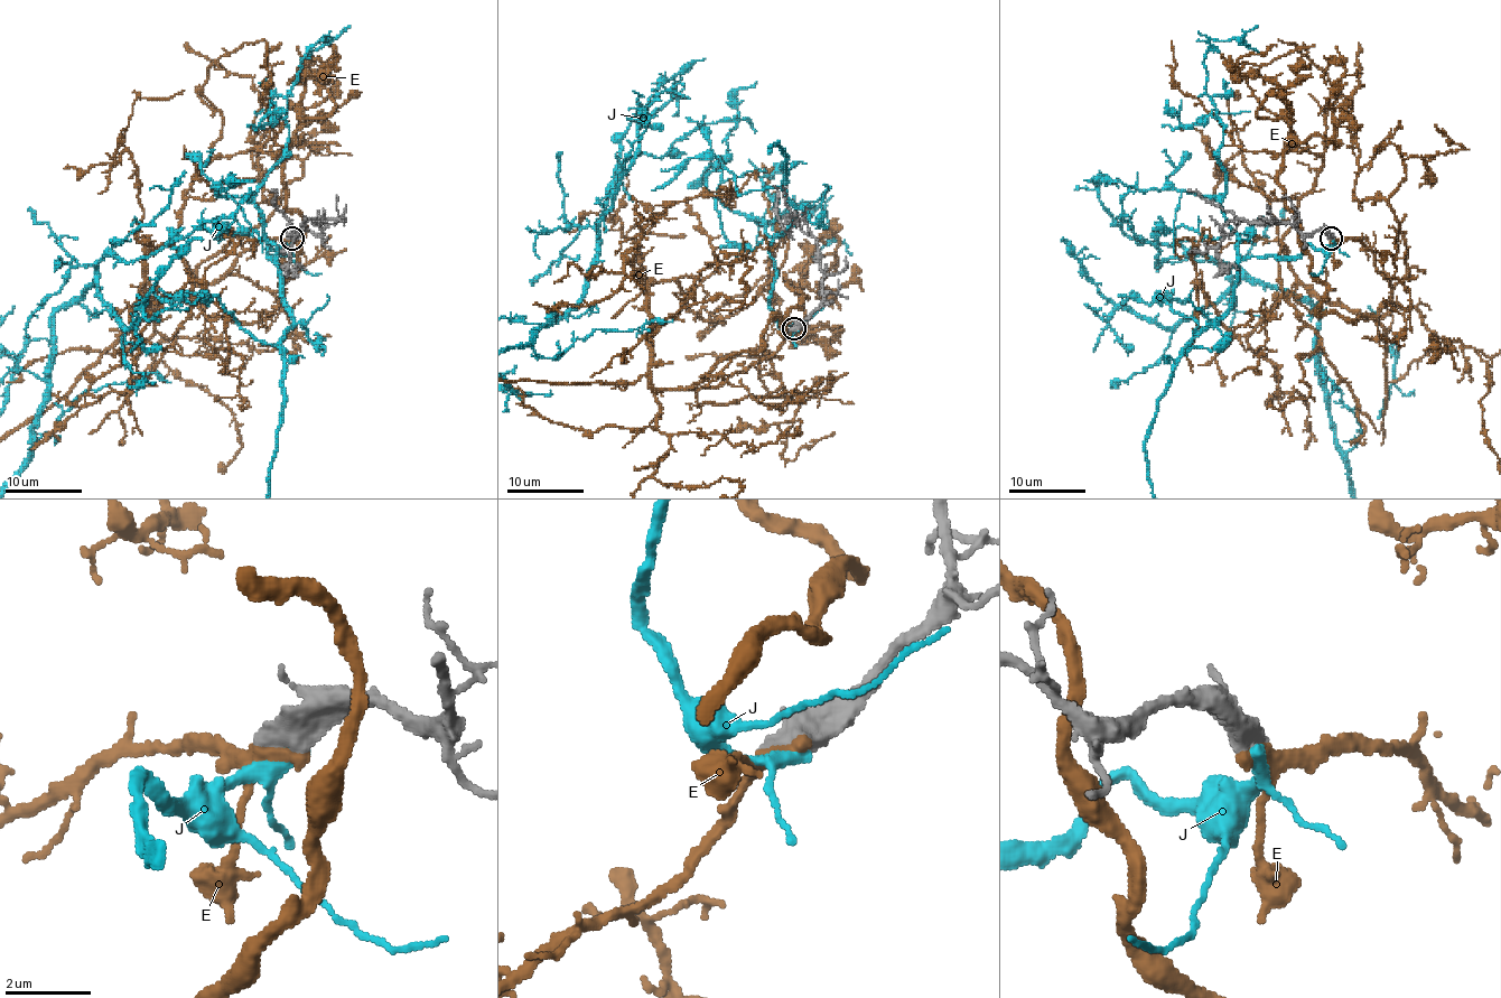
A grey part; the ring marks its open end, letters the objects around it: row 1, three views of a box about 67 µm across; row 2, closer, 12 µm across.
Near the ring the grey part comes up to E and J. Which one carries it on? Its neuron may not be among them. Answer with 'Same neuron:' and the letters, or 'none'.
Same neuron: E

